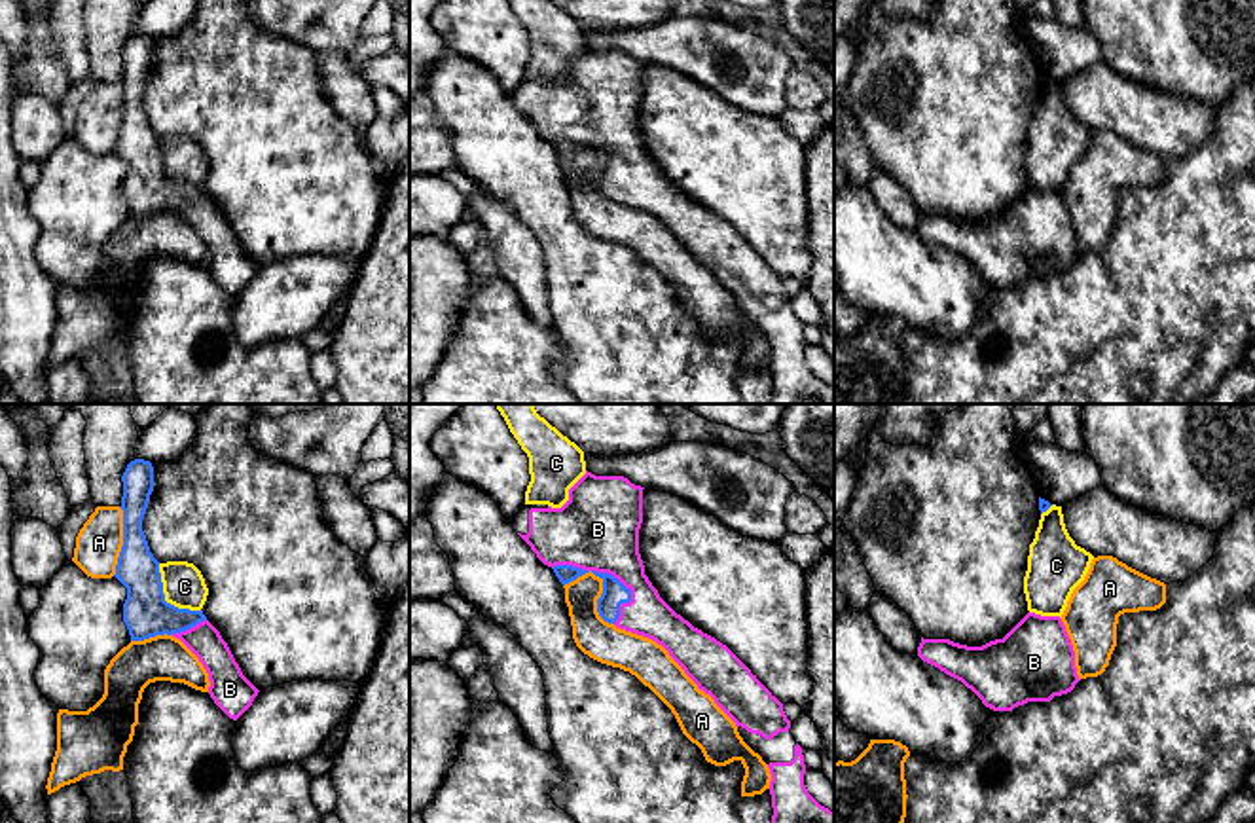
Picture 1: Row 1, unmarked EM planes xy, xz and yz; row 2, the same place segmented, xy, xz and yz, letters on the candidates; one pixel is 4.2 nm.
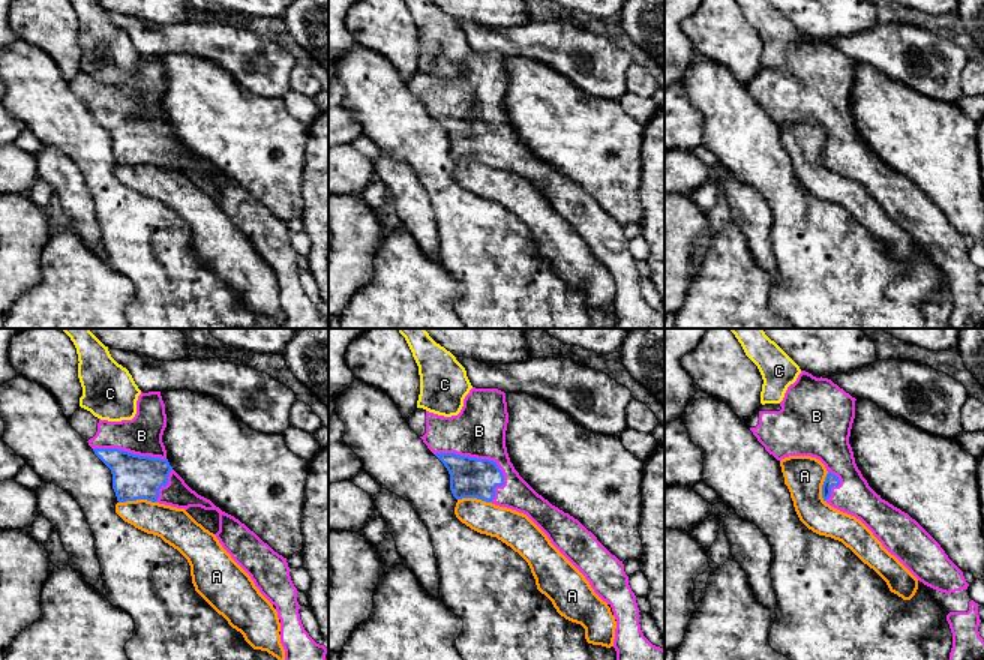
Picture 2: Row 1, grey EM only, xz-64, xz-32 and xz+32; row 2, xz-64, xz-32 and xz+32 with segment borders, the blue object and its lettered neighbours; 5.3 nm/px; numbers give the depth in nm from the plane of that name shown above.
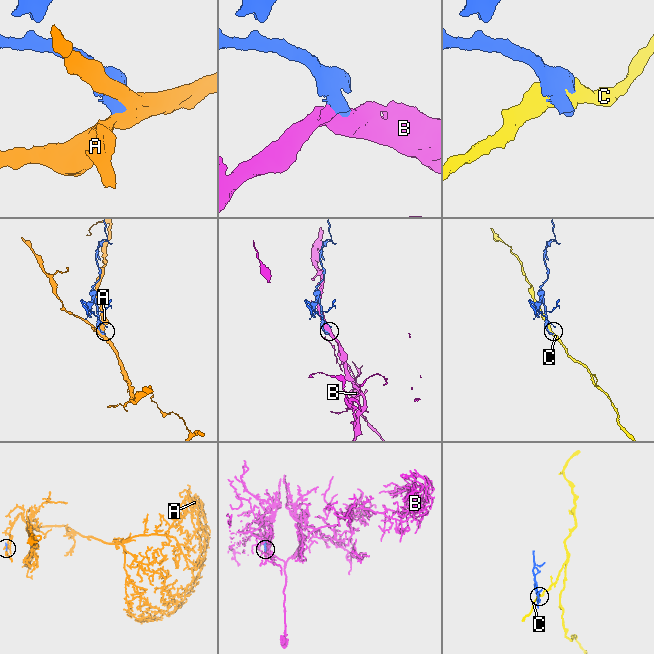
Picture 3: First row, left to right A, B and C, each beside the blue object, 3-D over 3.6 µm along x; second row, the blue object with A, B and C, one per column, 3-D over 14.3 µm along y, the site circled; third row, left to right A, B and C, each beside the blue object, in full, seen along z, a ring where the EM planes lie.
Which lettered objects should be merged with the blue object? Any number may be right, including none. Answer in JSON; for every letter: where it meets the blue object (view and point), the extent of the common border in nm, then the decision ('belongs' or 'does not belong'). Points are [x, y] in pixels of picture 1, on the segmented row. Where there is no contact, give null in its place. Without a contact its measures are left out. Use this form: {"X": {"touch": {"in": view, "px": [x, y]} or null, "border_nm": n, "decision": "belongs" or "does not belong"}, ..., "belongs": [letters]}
{"A": {"touch": {"in": "xz", "px": [603, 586]}, "border_nm": 280, "decision": "does not belong"}, "B": {"touch": {"in": "xz", "px": [630, 590]}, "border_nm": 260, "decision": "belongs"}, "C": {"touch": {"in": "xy", "px": [163, 600]}, "border_nm": 280, "decision": "does not belong"}, "belongs": ["B"]}

